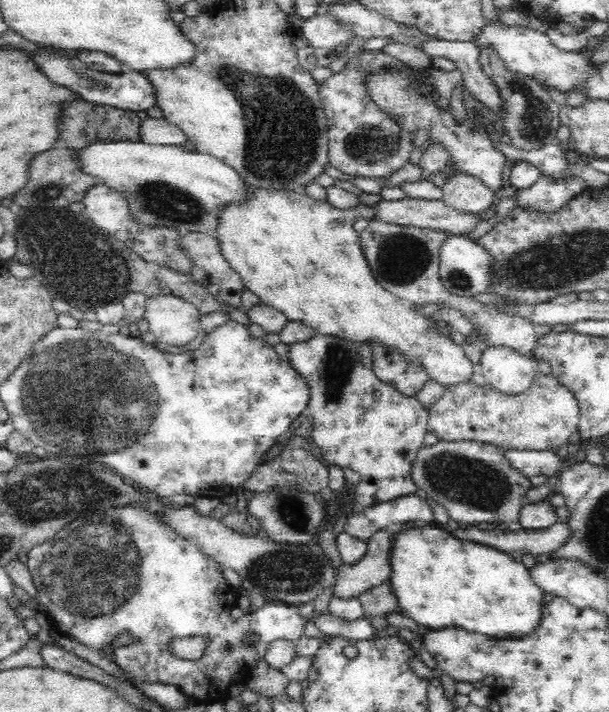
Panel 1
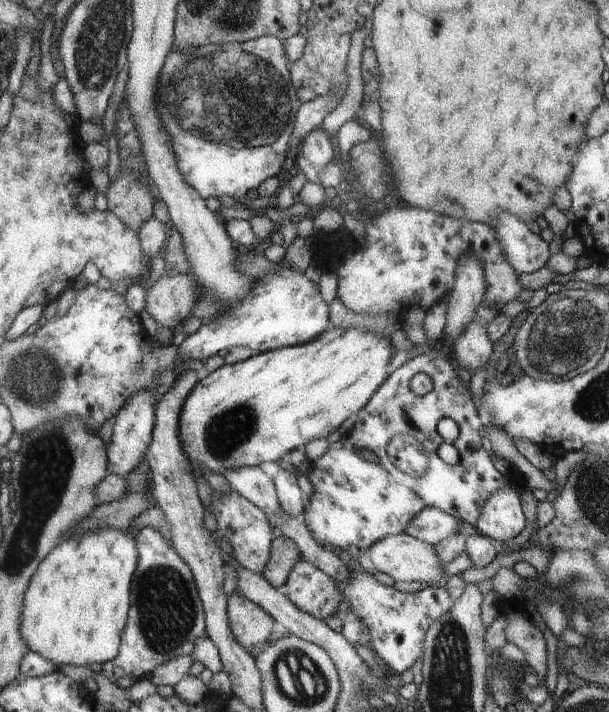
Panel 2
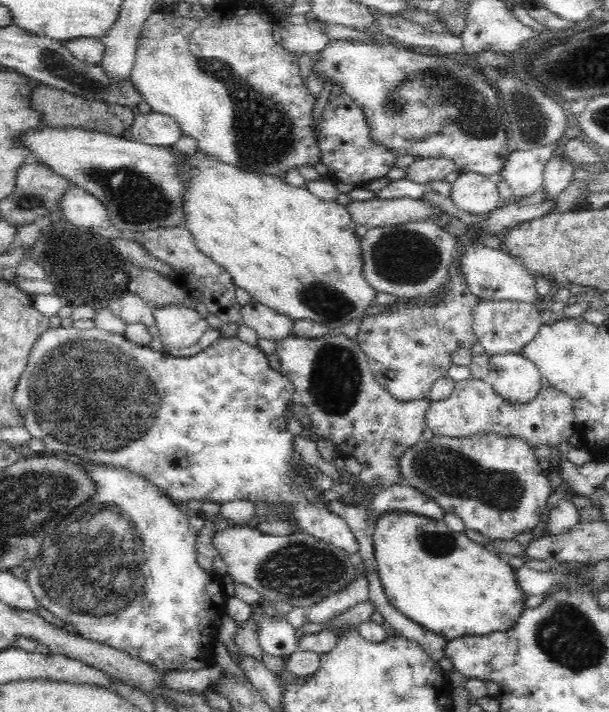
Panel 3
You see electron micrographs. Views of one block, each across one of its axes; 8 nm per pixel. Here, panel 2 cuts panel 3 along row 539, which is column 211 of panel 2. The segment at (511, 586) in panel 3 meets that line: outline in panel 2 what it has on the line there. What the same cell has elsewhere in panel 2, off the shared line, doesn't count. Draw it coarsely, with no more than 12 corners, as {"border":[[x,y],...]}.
{"border":[[333,326],[205,374],[199,470],[279,464],[357,416],[391,334]]}

